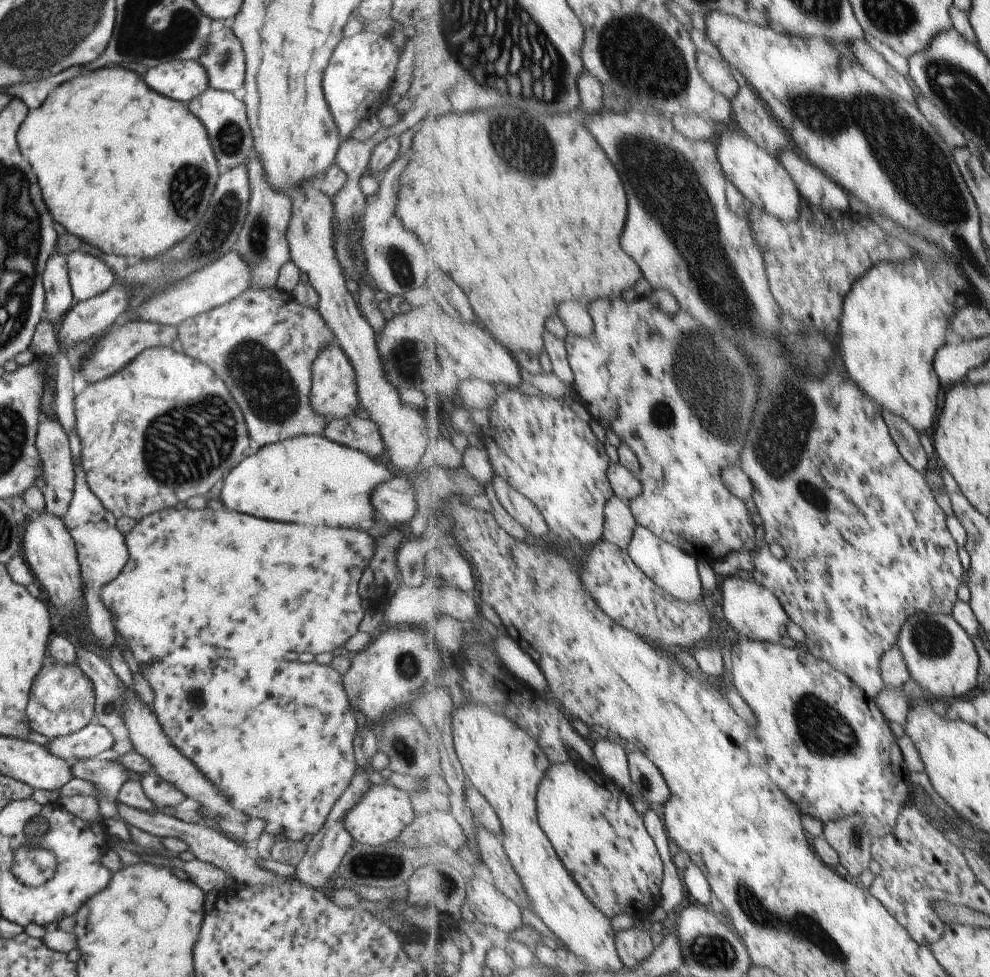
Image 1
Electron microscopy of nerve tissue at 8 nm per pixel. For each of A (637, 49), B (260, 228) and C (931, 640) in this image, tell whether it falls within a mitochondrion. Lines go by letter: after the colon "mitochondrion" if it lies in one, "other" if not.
A: mitochondrion
B: mitochondrion
C: mitochondrion

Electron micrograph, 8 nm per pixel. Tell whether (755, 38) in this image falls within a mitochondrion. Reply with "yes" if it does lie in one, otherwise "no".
no

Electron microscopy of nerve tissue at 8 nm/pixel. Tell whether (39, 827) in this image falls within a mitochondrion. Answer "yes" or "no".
yes

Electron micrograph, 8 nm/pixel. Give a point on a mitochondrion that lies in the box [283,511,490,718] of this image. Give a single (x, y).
(408, 669)

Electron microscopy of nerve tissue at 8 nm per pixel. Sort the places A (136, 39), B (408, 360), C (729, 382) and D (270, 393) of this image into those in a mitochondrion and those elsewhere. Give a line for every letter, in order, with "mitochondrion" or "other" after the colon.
A: mitochondrion
B: mitochondrion
C: mitochondrion
D: mitochondrion

